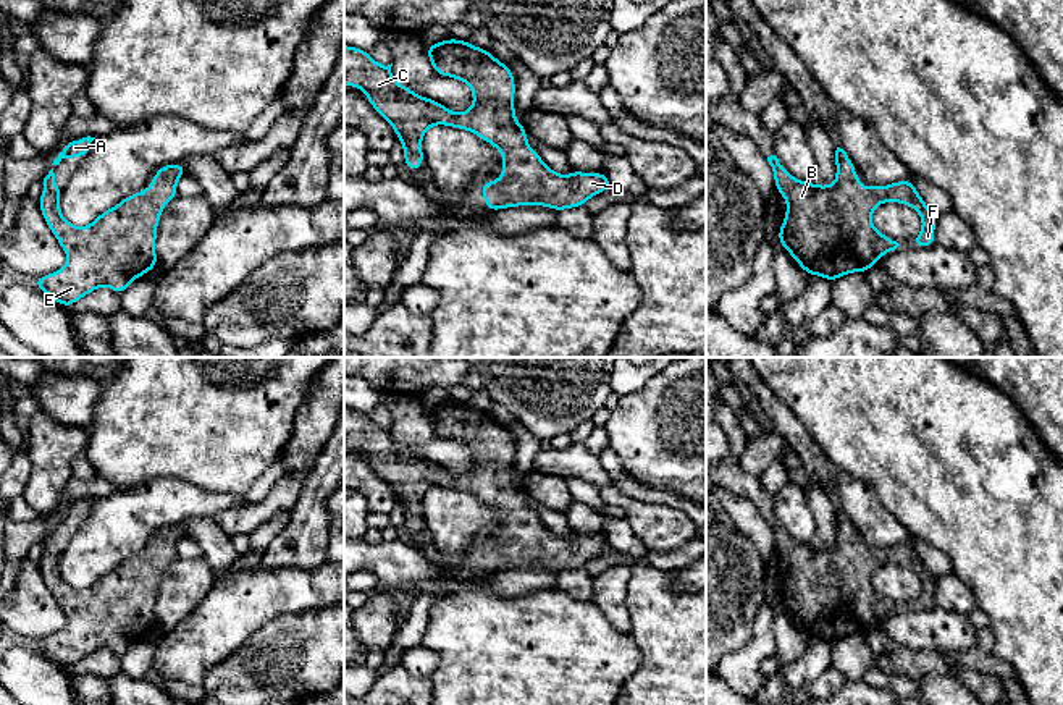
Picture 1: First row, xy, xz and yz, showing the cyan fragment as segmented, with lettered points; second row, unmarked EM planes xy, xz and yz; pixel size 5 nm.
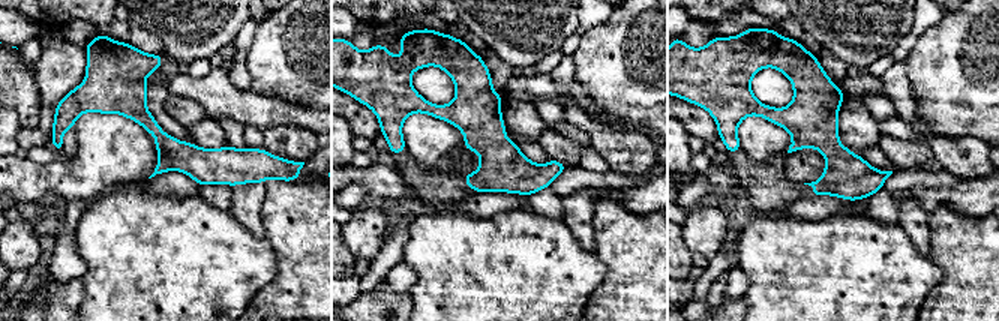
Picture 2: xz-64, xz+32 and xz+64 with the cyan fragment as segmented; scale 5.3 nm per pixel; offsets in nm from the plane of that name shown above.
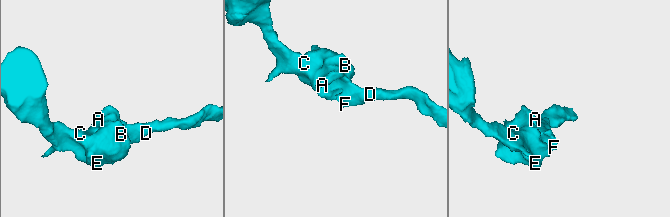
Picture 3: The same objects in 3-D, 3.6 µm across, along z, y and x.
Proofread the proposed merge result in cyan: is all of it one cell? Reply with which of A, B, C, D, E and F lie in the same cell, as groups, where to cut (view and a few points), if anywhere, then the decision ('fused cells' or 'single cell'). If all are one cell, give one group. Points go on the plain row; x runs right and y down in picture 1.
A B C D E F | no cut | single cell

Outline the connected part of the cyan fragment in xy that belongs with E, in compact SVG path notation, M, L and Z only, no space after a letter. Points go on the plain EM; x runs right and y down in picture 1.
M181 526L160 529L145 553L128 558L90 587L78 590L60 574L61 551L52 530L44 540L39 571L68 624L32 645L65 669L100 648L123 656L131 644L158 627L158 582L166 564L178 559L176 543L183 537L187 532Z

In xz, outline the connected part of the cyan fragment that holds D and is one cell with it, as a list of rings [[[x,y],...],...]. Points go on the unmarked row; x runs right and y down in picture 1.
[[[447,401],[425,411],[436,437],[456,440],[470,448],[473,467],[464,475],[454,475],[443,466],[417,458],[410,450],[399,448],[393,440],[393,425],[383,428],[362,411],[344,407],[344,446],[362,451],[372,469],[391,485],[404,509],[404,527],[418,534],[425,517],[422,500],[435,487],[467,492],[496,509],[504,522],[501,540],[481,545],[483,564],[491,574],[520,568],[544,568],[557,574],[585,568],[593,558],[612,550],[606,535],[582,535],[569,538],[553,534],[536,513],[530,511],[523,485],[515,483],[515,443],[510,430],[494,420],[486,411],[467,403]]]

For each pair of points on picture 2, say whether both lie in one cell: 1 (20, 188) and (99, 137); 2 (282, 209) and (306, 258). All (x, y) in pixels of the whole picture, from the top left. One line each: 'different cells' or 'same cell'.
1: same cell
2: same cell

